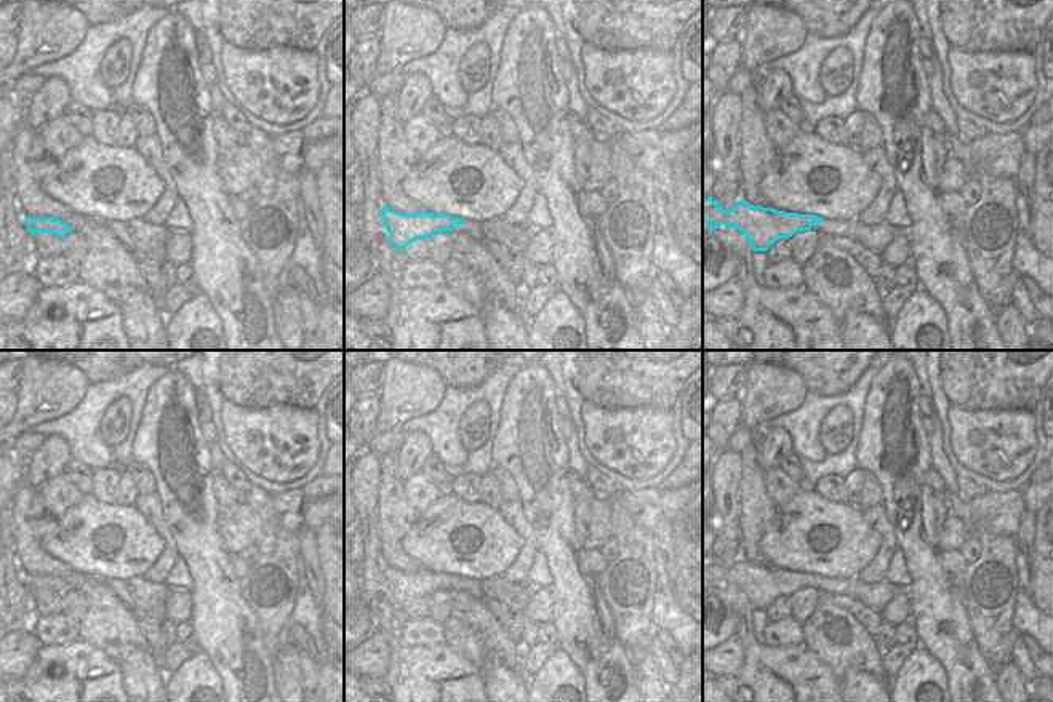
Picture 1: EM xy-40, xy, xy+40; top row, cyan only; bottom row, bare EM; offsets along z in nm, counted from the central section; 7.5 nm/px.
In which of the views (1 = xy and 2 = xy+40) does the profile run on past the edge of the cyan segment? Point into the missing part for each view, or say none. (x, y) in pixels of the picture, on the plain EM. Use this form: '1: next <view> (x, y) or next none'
1: next none
2: next none

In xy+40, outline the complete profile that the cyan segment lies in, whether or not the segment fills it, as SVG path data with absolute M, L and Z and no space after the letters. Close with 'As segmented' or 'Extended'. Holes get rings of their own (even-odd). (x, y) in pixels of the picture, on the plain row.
M709 555L703 558L703 579L711 588L719 584L735 584L746 593L754 609L767 609L776 598L810 588L813 582L823 580L823 576L754 564L744 558L725 569Z. As segmented.

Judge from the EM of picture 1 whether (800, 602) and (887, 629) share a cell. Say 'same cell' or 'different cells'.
different cells

